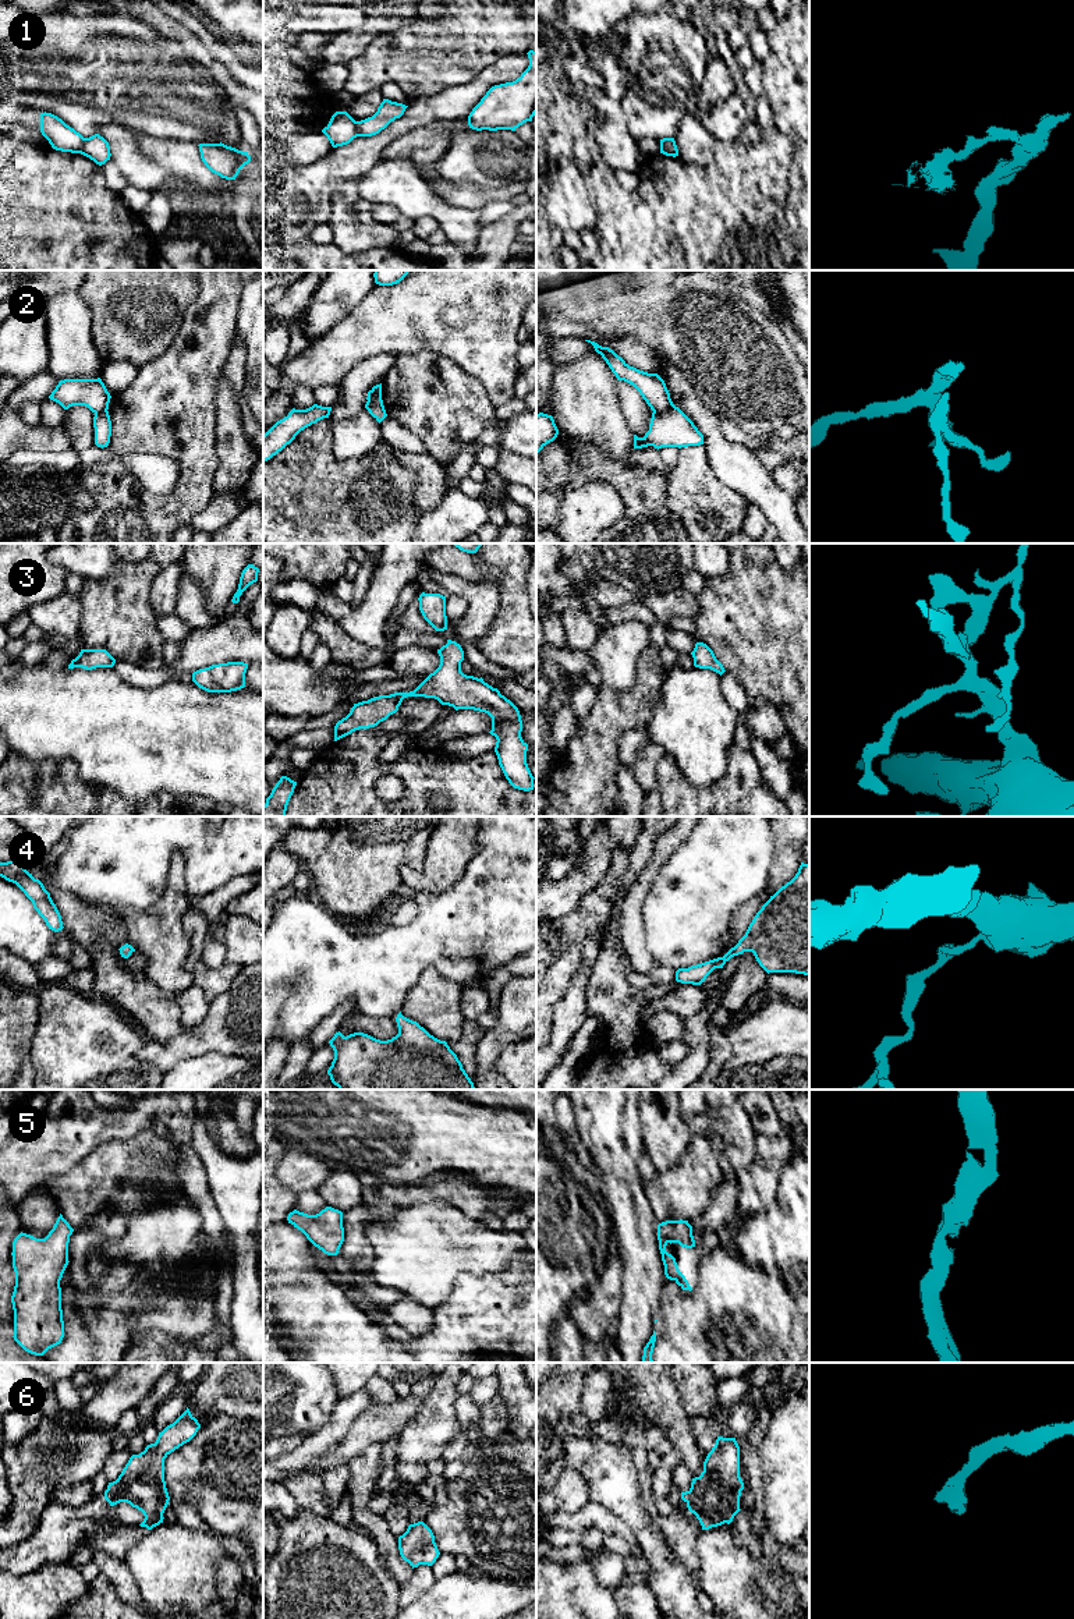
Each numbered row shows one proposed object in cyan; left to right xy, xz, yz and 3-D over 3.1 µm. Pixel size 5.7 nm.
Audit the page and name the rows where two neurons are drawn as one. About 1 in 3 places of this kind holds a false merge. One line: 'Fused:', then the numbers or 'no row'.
Fused: 1, 2

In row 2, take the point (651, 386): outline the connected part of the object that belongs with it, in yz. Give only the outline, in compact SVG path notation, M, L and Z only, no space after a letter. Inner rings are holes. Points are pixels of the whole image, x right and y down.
M591 340L585 341L591 343L595 351L602 355L612 372L616 375L617 380L624 380L639 392L652 411L664 412L671 407L673 401L670 398L670 393L664 380L657 373L648 373L630 366L609 347L602 347Z

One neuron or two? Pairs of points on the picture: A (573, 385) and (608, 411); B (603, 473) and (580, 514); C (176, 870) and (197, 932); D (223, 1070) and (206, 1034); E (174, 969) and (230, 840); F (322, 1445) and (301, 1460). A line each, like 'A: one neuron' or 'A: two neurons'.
A: one neuron
B: two neurons
C: two neurons
D: two neurons
E: two neurons
F: one neuron

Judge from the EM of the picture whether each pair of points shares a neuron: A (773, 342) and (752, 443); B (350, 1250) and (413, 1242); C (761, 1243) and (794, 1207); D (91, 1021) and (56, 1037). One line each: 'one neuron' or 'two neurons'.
A: two neurons
B: two neurons
C: two neurons
D: one neuron

